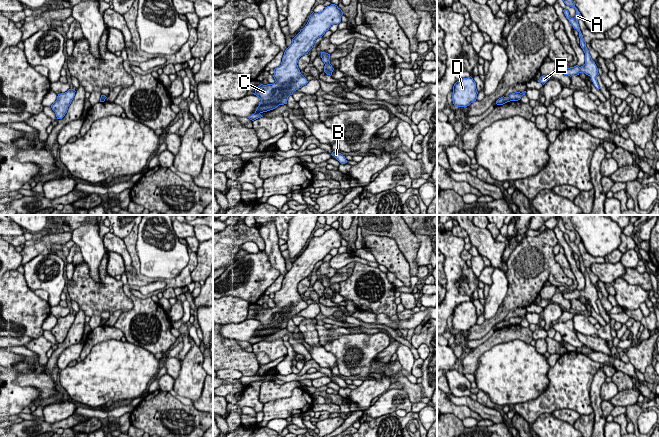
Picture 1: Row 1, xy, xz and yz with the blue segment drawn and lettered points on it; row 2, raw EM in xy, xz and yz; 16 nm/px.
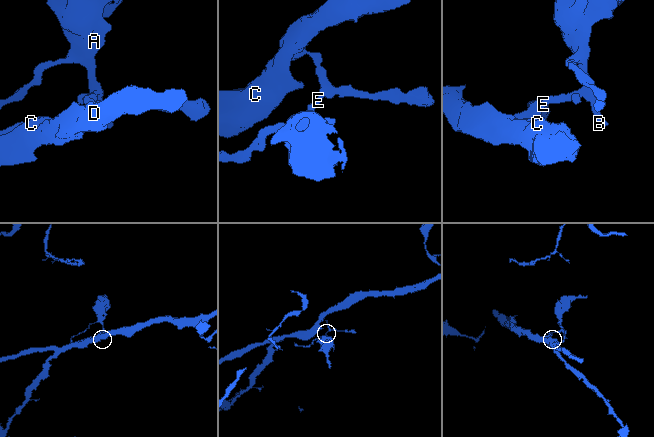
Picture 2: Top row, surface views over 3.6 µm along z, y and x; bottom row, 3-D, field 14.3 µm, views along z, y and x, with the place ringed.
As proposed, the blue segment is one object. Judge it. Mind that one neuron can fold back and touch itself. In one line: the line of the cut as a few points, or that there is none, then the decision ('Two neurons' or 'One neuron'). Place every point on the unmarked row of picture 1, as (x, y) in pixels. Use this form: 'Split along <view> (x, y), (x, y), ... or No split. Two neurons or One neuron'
Split along xz (329, 286), (325, 288). Two neurons

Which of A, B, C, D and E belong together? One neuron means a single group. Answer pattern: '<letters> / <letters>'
A B E / C D

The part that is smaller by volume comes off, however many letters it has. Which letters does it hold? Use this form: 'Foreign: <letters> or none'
Foreign: A, B, E

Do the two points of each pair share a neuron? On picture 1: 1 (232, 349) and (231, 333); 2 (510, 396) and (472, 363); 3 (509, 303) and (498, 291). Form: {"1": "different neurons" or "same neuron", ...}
{"1": "different neurons", "2": "different neurons", "3": "different neurons"}

